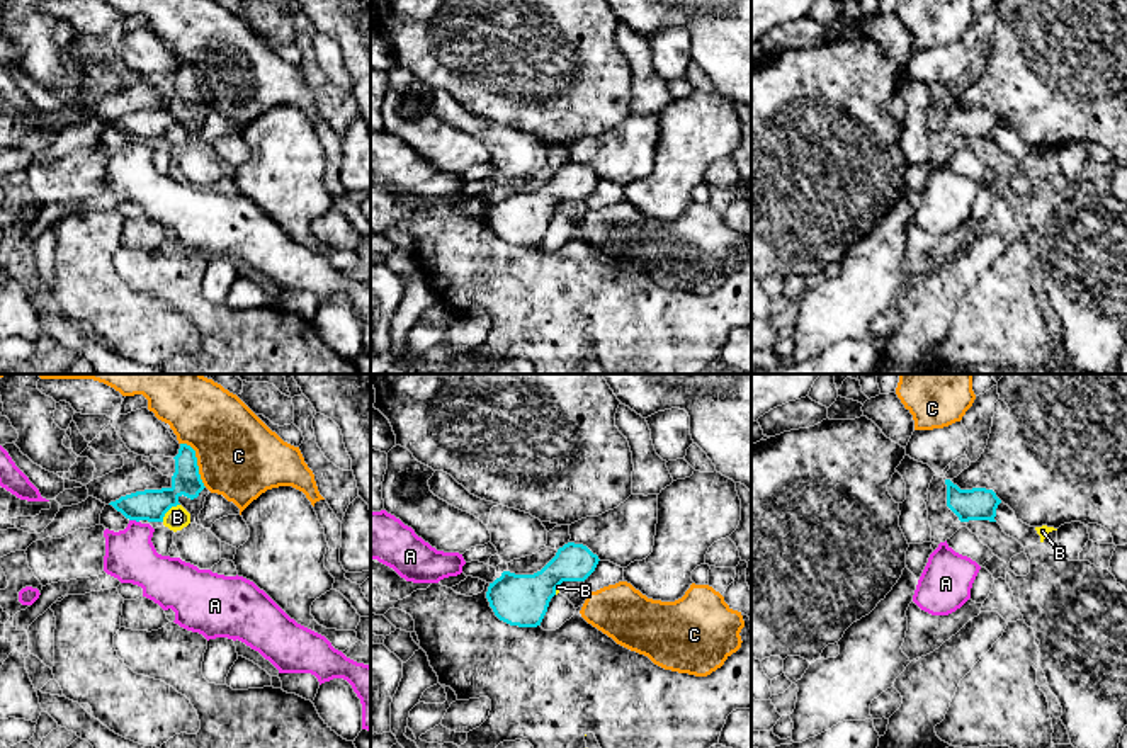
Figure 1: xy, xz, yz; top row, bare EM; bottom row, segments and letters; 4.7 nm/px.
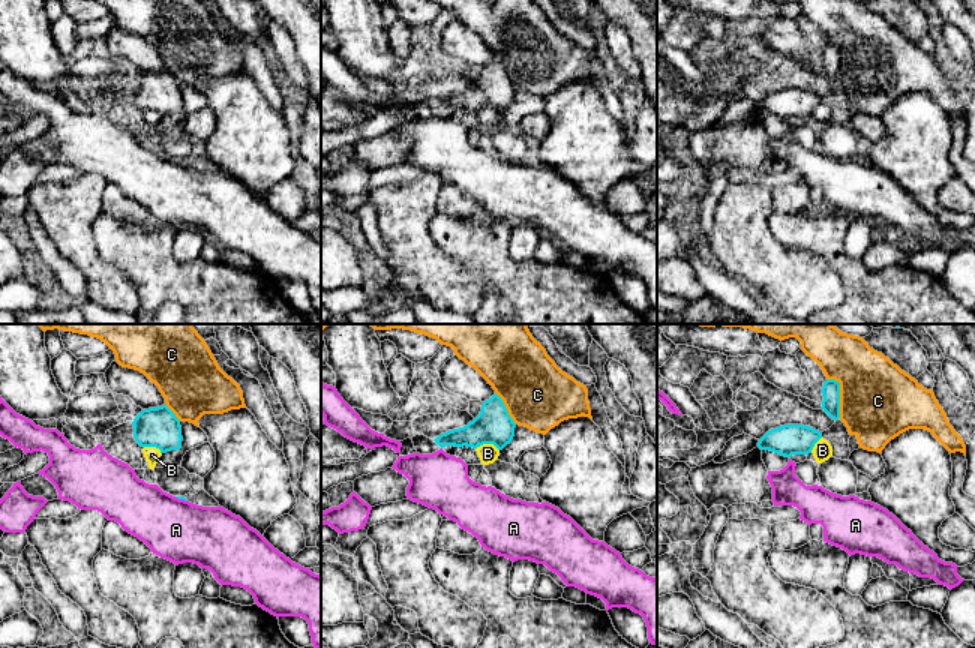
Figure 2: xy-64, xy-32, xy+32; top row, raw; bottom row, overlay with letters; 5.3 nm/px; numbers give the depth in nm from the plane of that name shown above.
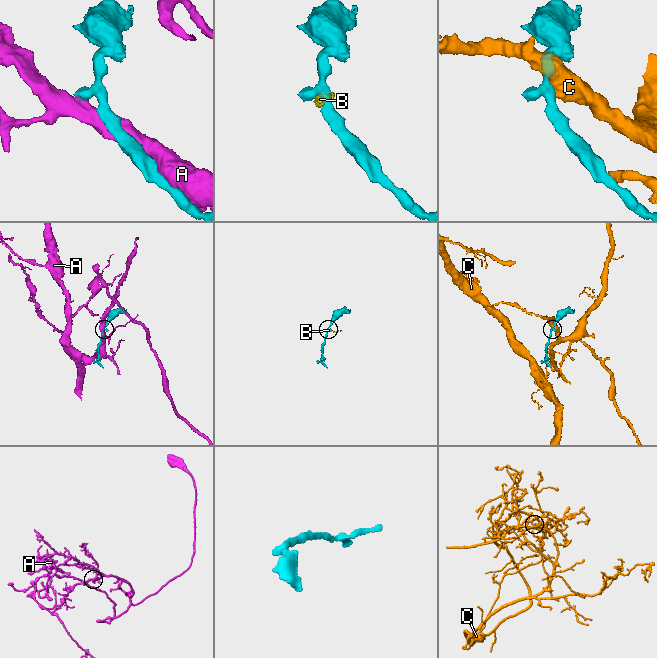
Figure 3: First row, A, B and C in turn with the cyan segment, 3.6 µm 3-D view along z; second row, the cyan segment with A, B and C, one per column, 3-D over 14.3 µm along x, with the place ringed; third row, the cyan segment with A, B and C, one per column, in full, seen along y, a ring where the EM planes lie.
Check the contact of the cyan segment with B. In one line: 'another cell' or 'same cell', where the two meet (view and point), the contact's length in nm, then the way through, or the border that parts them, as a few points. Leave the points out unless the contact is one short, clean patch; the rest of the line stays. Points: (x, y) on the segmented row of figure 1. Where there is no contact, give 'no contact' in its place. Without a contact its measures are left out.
another cell; meets cyan in xy at (169, 509); contact 120 nm long; border along xy (179, 504), (162, 521)

